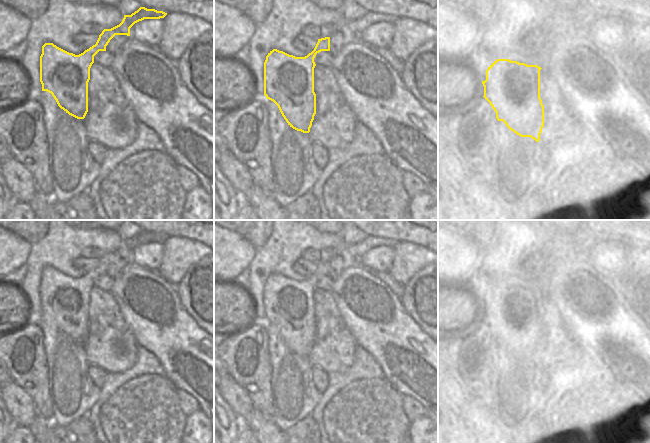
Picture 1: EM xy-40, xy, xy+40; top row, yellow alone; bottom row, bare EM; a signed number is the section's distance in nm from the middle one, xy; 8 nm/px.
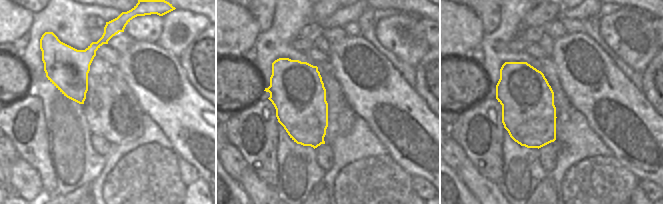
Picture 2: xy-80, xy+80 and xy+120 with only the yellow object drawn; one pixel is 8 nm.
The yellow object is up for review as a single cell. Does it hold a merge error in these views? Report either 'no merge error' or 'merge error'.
no merge error

